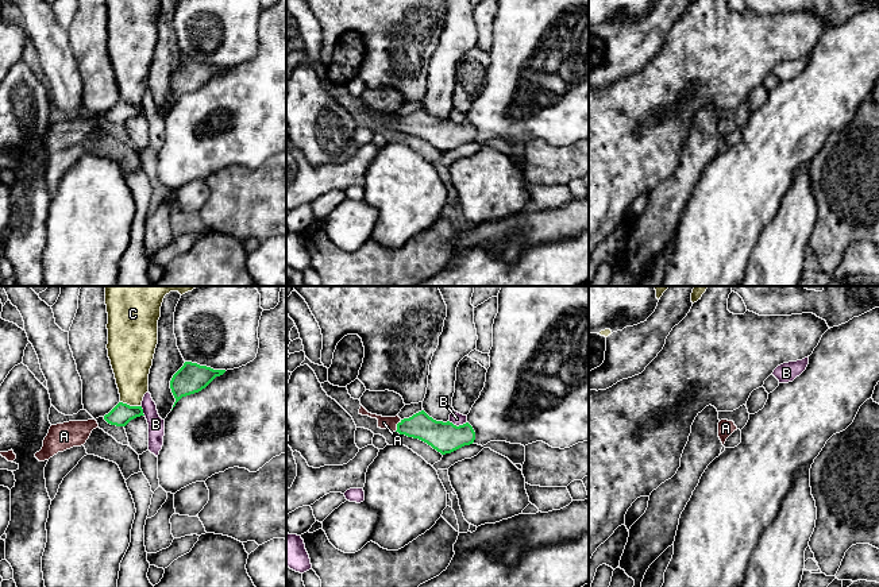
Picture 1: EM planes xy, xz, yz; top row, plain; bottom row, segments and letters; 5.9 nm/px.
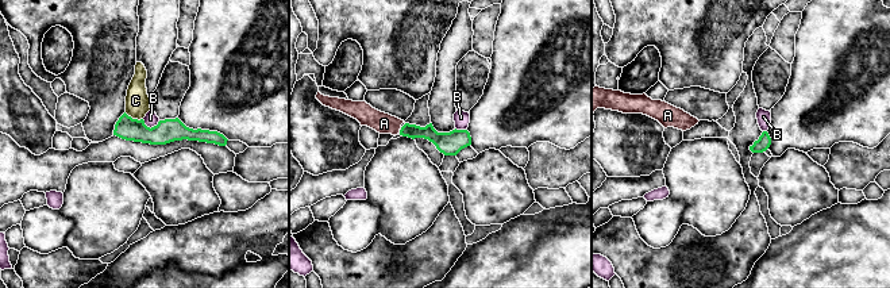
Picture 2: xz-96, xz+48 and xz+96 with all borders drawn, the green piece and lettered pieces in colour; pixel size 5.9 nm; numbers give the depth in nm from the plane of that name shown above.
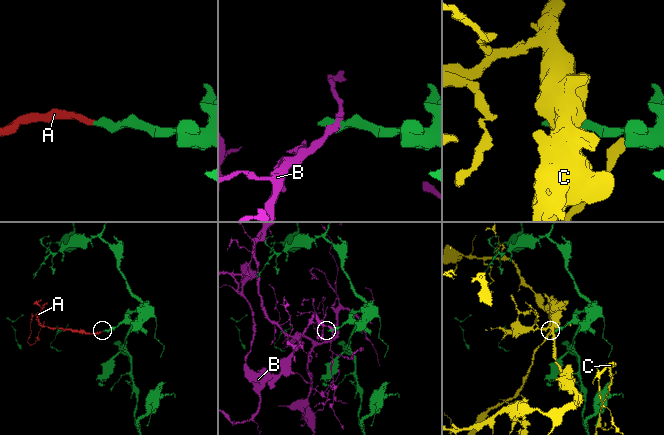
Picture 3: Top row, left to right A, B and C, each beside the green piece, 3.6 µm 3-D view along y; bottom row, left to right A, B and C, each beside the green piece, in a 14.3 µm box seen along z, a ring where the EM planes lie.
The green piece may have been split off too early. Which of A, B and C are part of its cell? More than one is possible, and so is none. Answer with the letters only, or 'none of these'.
A

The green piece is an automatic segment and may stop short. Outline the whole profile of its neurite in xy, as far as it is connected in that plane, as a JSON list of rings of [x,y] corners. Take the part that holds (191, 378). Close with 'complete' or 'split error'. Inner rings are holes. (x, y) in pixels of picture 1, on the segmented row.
[[[185,362],[184,366],[173,375],[170,389],[176,398],[176,403],[186,395],[194,394],[205,389],[216,376],[220,376],[225,370],[213,370],[197,363]]]; complete

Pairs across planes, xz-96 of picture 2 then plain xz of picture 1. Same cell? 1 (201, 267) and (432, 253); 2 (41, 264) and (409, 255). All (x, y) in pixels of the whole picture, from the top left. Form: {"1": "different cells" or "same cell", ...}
{"1": "different cells", "2": "same cell"}

